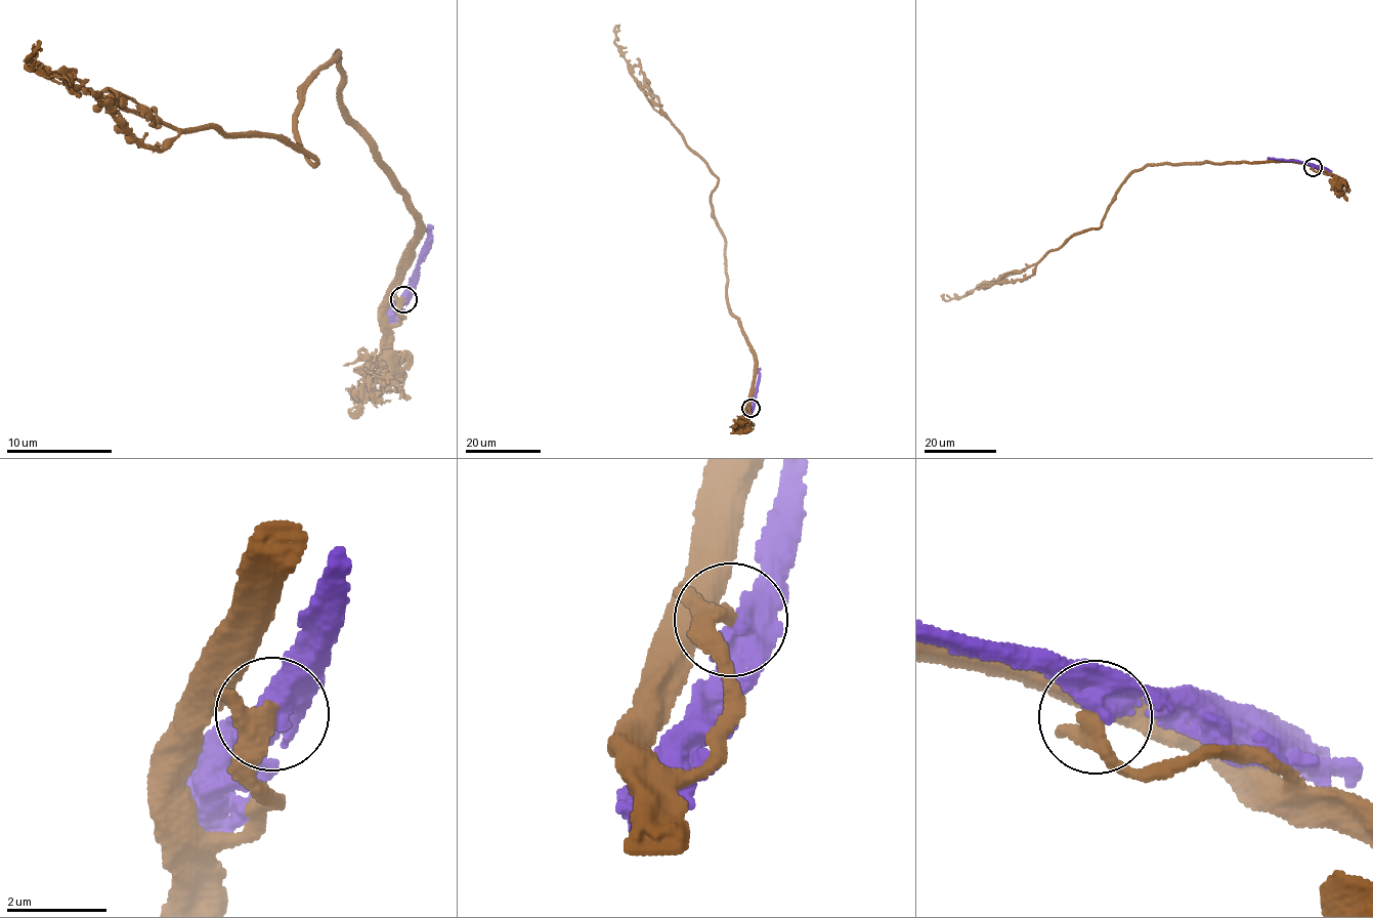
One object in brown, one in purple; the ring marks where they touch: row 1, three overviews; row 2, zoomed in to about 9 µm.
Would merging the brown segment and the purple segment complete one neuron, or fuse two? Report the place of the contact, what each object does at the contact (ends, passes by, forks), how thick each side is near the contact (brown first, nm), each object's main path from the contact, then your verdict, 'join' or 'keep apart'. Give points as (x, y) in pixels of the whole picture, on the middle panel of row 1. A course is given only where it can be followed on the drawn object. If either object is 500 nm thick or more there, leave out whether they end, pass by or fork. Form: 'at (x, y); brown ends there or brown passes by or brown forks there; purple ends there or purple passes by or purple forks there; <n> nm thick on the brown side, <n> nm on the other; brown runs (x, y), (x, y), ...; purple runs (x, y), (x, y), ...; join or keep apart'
at (751, 408); brown passes by; purple passes by; 300 nm thick on the brown side, 480 nm on the other; brown runs (751, 408), (745, 418), (755, 351), (726, 296), (717, 175), (638, 85), (618, 29); purple runs (751, 408), (754, 404), (760, 368); keep apart

